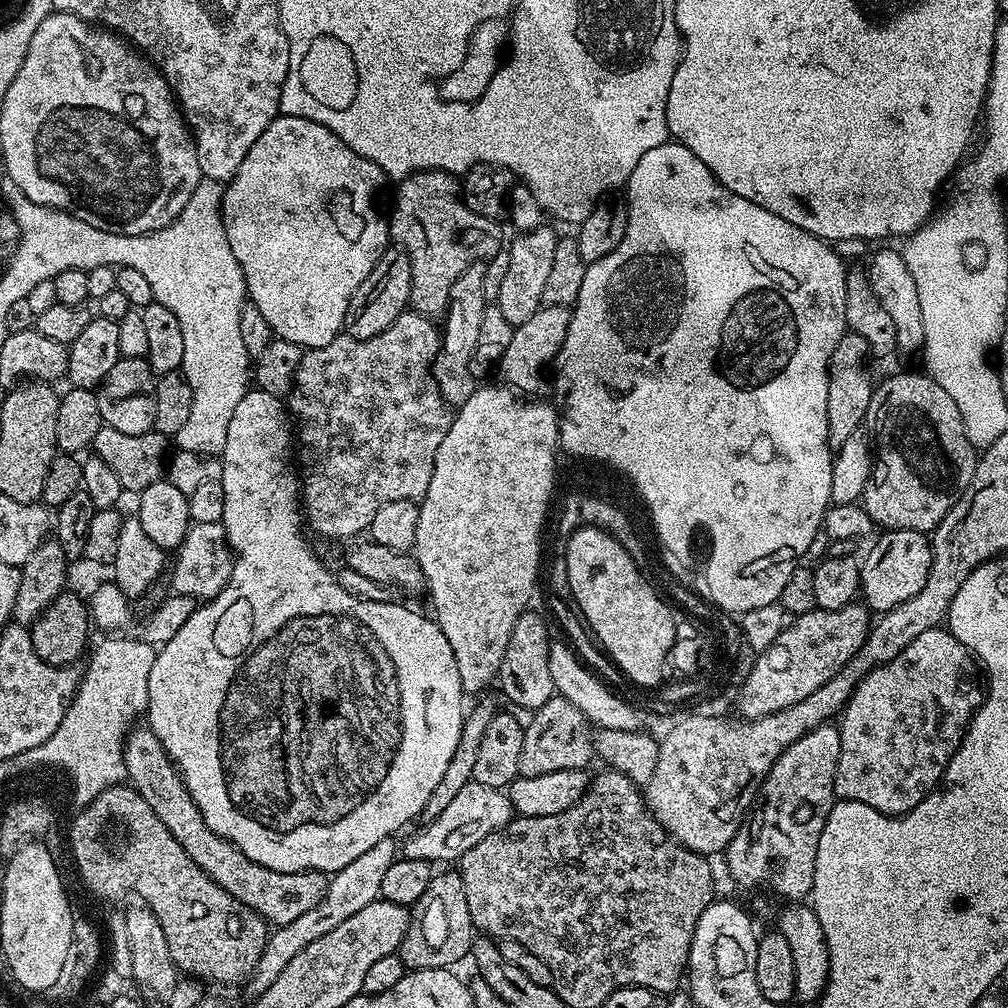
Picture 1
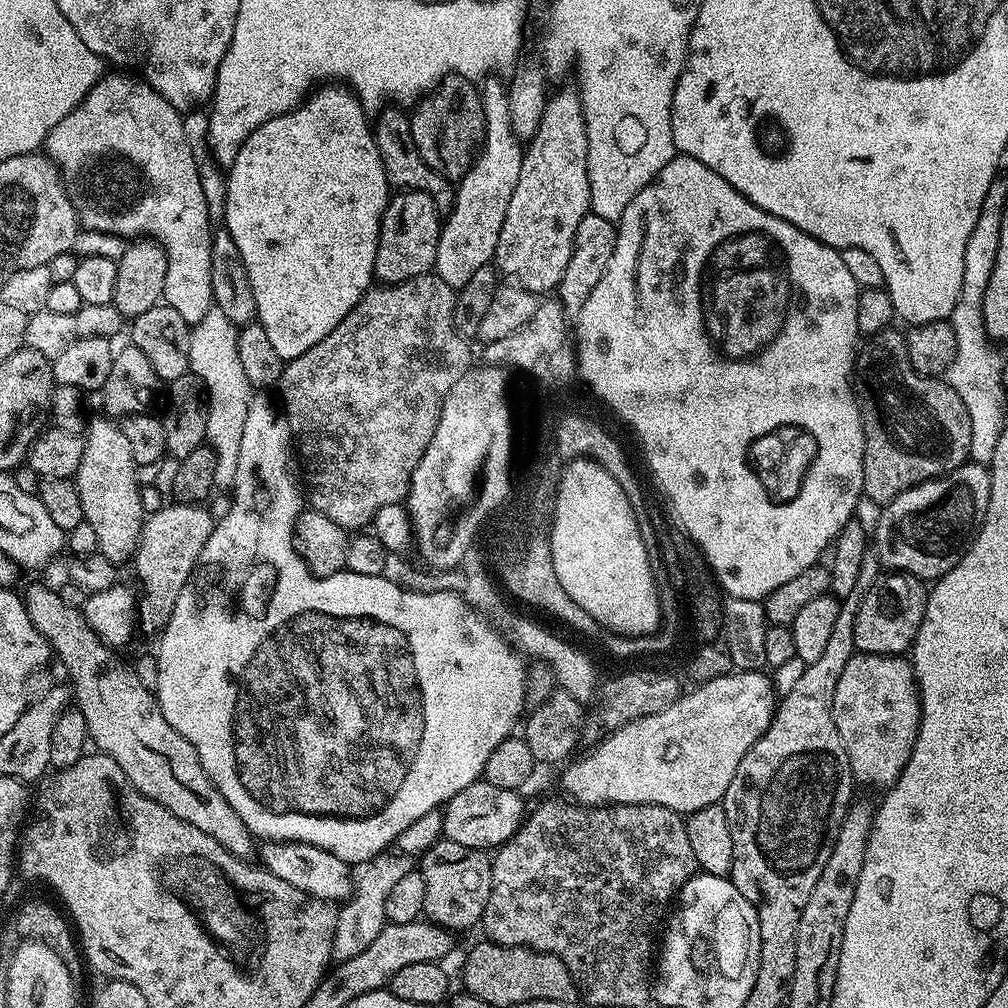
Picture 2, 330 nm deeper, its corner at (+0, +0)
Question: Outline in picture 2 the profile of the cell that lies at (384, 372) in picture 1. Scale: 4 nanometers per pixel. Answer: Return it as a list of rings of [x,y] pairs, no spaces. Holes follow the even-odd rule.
[[[435,274],[419,276],[405,284],[391,286],[376,286],[364,293],[356,304],[356,309],[351,312],[340,325],[335,328],[322,342],[310,346],[306,354],[287,361],[284,372],[280,376],[278,391],[284,399],[282,411],[288,418],[288,425],[292,428],[298,452],[304,455],[304,464],[308,467],[308,480],[312,485],[306,488],[306,500],[310,503],[311,511],[321,512],[330,518],[338,527],[345,530],[364,530],[371,525],[374,514],[382,510],[382,506],[401,503],[407,497],[408,489],[412,487],[412,475],[430,442],[434,438],[434,430],[440,421],[440,412],[444,409],[444,399],[450,394],[452,387],[458,383],[470,370],[473,363],[472,356],[468,353],[469,341],[461,336],[456,328],[456,296],[454,289],[446,286],[442,278]]]

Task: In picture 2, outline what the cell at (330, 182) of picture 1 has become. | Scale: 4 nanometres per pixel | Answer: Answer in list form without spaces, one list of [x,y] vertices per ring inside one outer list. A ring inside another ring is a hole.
[[[324,86],[320,89],[322,90],[317,96],[309,95],[303,101],[302,106],[297,106],[291,112],[281,116],[275,116],[273,120],[268,120],[262,126],[258,126],[258,130],[254,130],[250,138],[246,138],[242,150],[238,150],[238,158],[234,158],[234,162],[227,169],[228,193],[224,196],[223,227],[238,245],[238,254],[242,254],[242,262],[246,266],[246,274],[254,290],[256,320],[266,330],[275,352],[286,362],[306,354],[310,346],[322,342],[322,338],[332,333],[356,309],[356,304],[364,293],[369,291],[374,280],[374,258],[378,250],[380,219],[388,209],[390,199],[390,185],[386,178],[386,170],[378,154],[378,146],[373,129],[370,127],[370,120],[367,120],[369,117],[363,105],[360,104],[358,96],[348,86]]]

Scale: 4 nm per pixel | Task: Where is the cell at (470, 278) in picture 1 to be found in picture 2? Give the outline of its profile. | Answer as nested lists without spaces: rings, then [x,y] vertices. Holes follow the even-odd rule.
[[[488,78],[482,84],[482,99],[484,102],[484,139],[472,161],[472,167],[454,188],[454,199],[446,219],[443,221],[438,238],[438,254],[436,255],[435,275],[446,282],[454,290],[459,290],[474,278],[478,266],[492,264],[496,255],[498,238],[502,230],[502,222],[506,218],[506,210],[510,206],[510,198],[514,194],[514,186],[518,186],[518,174],[524,161],[522,141],[516,137],[510,122],[510,102],[508,88],[500,80]]]

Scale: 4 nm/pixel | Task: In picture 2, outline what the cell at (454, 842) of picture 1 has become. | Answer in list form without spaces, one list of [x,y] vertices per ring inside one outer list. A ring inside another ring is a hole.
[[[381,854],[372,860],[359,865],[352,874],[352,894],[339,905],[336,914],[336,929],[332,943],[332,960],[339,962],[349,960],[357,954],[362,954],[378,934],[382,934],[386,918],[386,898],[390,895],[390,886],[402,878],[402,874],[413,871],[414,864],[409,857],[403,854],[388,856]]]

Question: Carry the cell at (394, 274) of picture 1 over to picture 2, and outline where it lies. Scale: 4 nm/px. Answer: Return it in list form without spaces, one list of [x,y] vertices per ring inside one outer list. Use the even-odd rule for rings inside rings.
[[[400,190],[389,199],[388,209],[380,219],[378,250],[374,258],[374,276],[381,285],[405,284],[419,276],[427,276],[435,269],[438,254],[438,238],[442,227],[442,212],[436,207],[436,199],[425,192]]]

